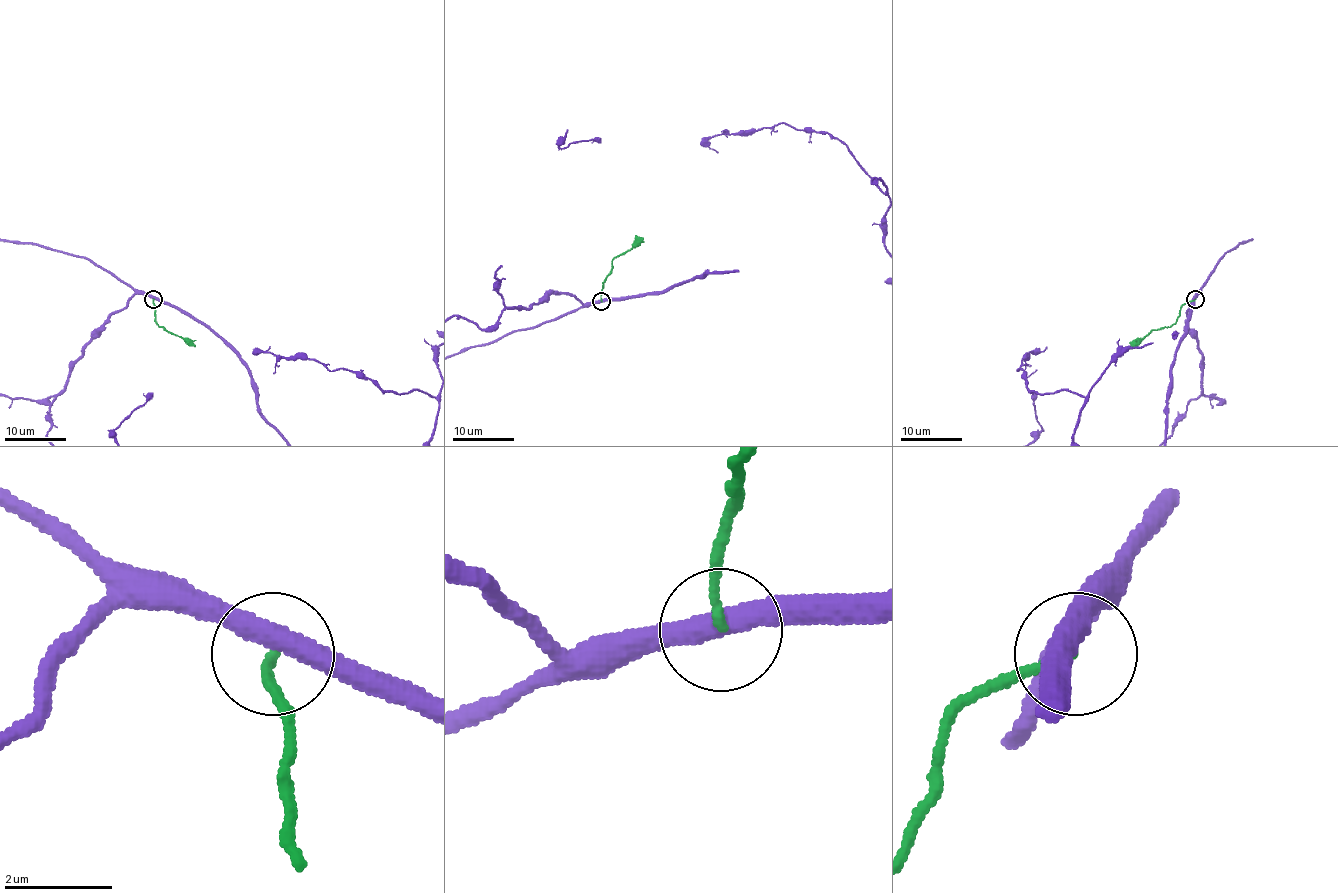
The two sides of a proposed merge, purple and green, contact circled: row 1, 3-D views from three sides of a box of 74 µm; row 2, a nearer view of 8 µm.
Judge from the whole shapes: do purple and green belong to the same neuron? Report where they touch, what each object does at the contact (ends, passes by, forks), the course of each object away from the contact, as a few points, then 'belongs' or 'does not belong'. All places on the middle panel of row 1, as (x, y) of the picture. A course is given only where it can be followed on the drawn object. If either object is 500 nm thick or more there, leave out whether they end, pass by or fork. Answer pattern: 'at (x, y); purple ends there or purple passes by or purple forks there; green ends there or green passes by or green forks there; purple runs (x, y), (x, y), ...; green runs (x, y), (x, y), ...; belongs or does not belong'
at (601, 301); purple passes by; green ends there; green runs (601, 301), (602, 282), (612, 269), (612, 261), (643, 238); does not belong

